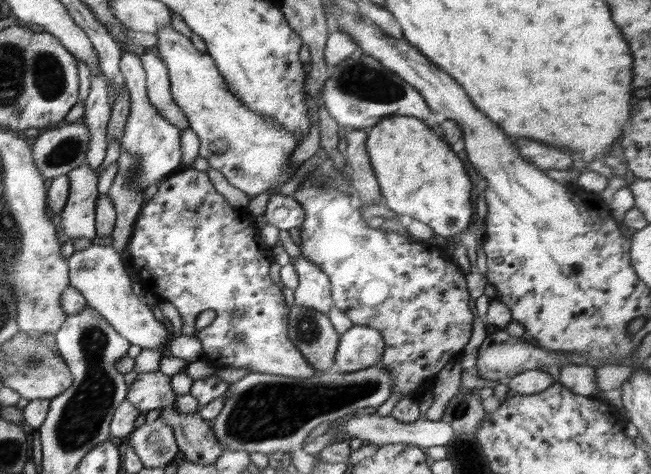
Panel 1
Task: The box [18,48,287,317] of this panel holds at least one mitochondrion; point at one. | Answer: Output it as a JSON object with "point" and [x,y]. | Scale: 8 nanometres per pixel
{"point":[66,151]}

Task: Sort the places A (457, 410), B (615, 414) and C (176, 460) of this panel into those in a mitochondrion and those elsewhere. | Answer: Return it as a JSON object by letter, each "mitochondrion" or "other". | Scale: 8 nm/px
{"A":"mitochondrion","B":"other","C":"other"}

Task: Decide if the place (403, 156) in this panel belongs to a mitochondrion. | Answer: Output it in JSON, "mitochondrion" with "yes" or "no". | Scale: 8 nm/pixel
{"mitochondrion":"no"}

